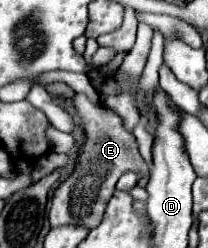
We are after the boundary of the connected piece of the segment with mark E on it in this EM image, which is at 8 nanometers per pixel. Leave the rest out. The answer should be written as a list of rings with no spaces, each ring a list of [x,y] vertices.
[[[76,94],[72,98],[72,106],[82,120],[86,140],[78,150],[76,166],[72,174],[54,190],[52,208],[50,208],[50,226],[64,224],[80,224],[84,228],[96,228],[102,220],[102,210],[110,196],[114,194],[114,186],[124,172],[134,172],[138,178],[148,176],[148,164],[138,152],[138,142],[130,130],[126,130],[124,120],[100,102],[92,102],[86,94]]]

